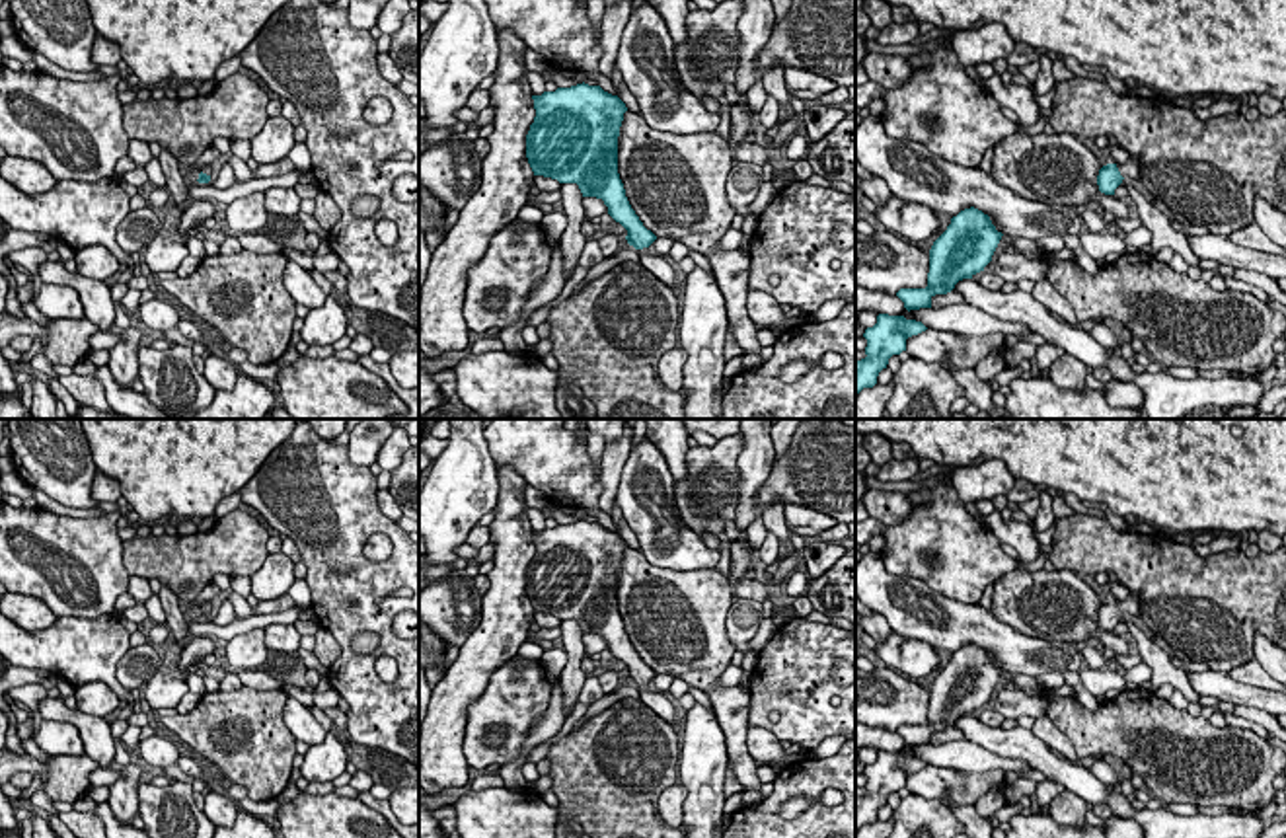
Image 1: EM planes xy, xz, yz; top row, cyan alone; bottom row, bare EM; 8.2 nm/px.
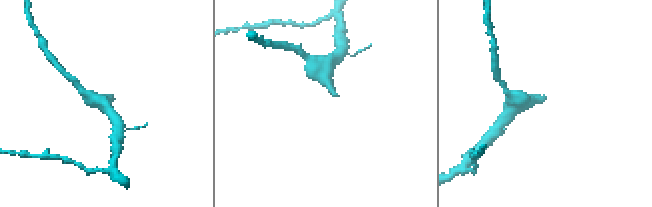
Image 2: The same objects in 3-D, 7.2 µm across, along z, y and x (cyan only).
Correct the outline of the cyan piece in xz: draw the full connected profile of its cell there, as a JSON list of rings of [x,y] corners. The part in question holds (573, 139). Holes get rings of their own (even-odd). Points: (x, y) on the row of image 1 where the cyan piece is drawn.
[[[577,84],[532,95],[536,117],[526,134],[526,158],[534,175],[577,183],[583,197],[602,199],[608,214],[627,230],[639,263],[668,288],[672,267],[647,248],[657,236],[631,209],[618,173],[618,136],[625,103],[600,86]]]

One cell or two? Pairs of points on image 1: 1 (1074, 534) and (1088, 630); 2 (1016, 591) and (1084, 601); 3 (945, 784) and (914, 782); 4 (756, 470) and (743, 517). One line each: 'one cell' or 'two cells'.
1: two cells
2: one cell
3: one cell
4: one cell

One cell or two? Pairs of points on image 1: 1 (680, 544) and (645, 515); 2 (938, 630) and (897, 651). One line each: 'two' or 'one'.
1: one
2: two

